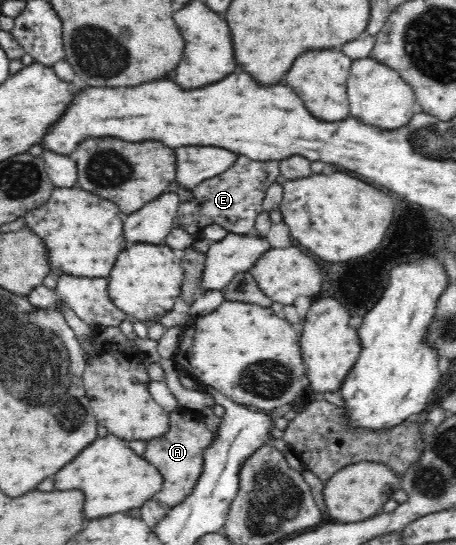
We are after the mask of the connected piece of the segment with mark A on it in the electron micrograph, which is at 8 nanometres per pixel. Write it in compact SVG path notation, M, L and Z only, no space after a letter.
M173 411L169 414L169 430L159 439L148 442L144 459L154 466L164 482L162 488L153 496L160 504L166 507L178 506L187 496L192 494L196 482L204 471L204 450L212 445L215 436L206 427L205 416L199 411L186 412Z

